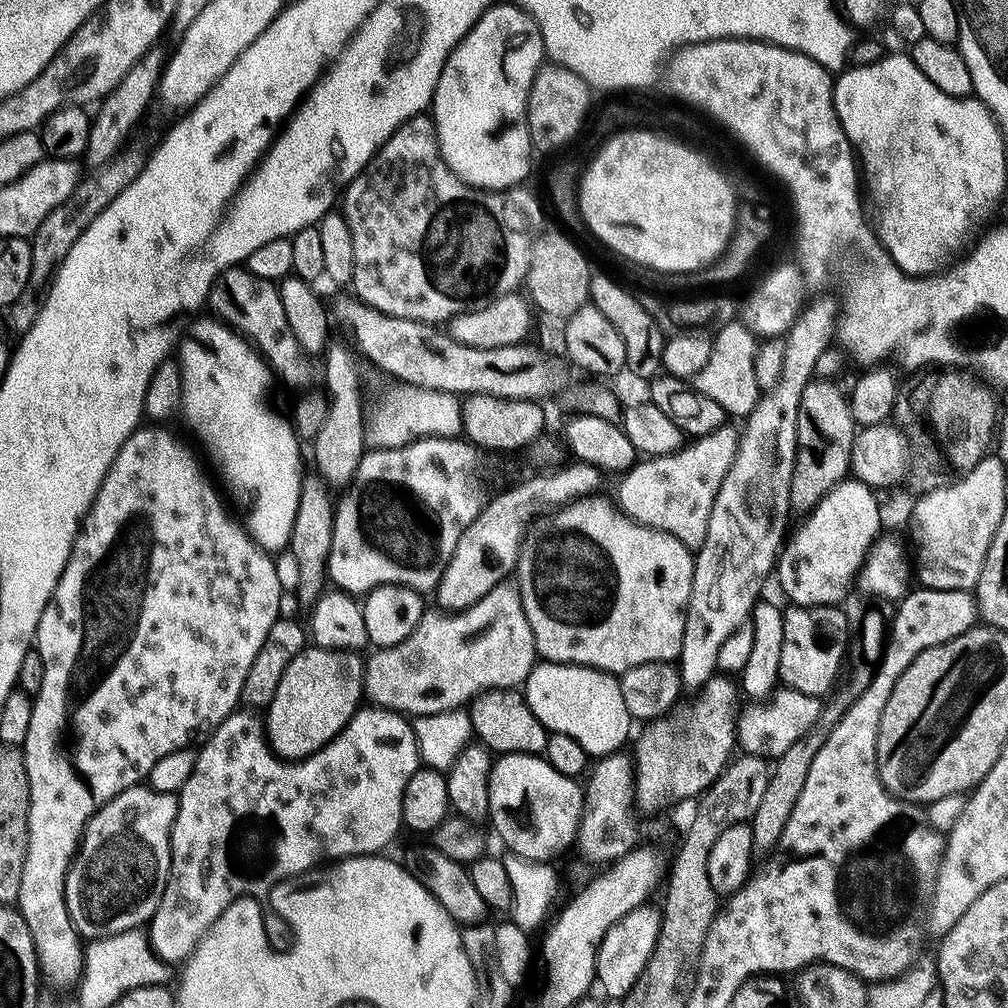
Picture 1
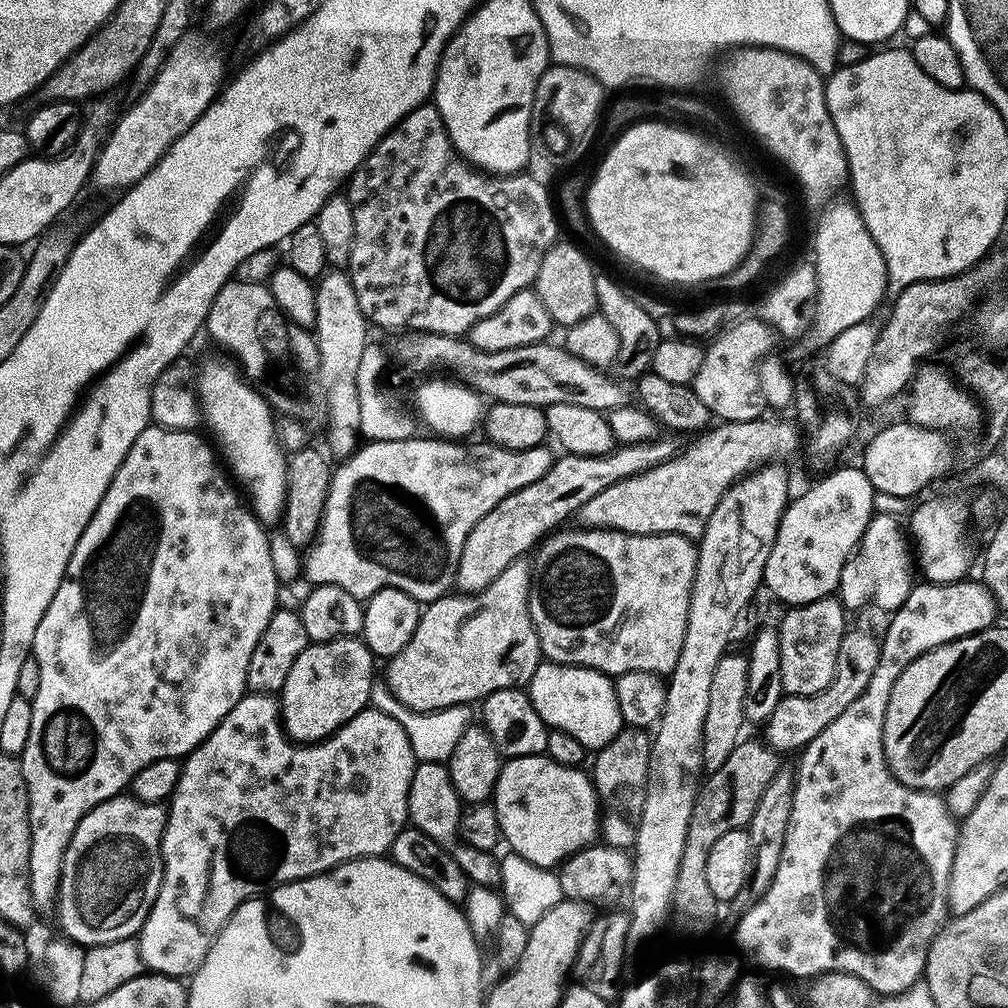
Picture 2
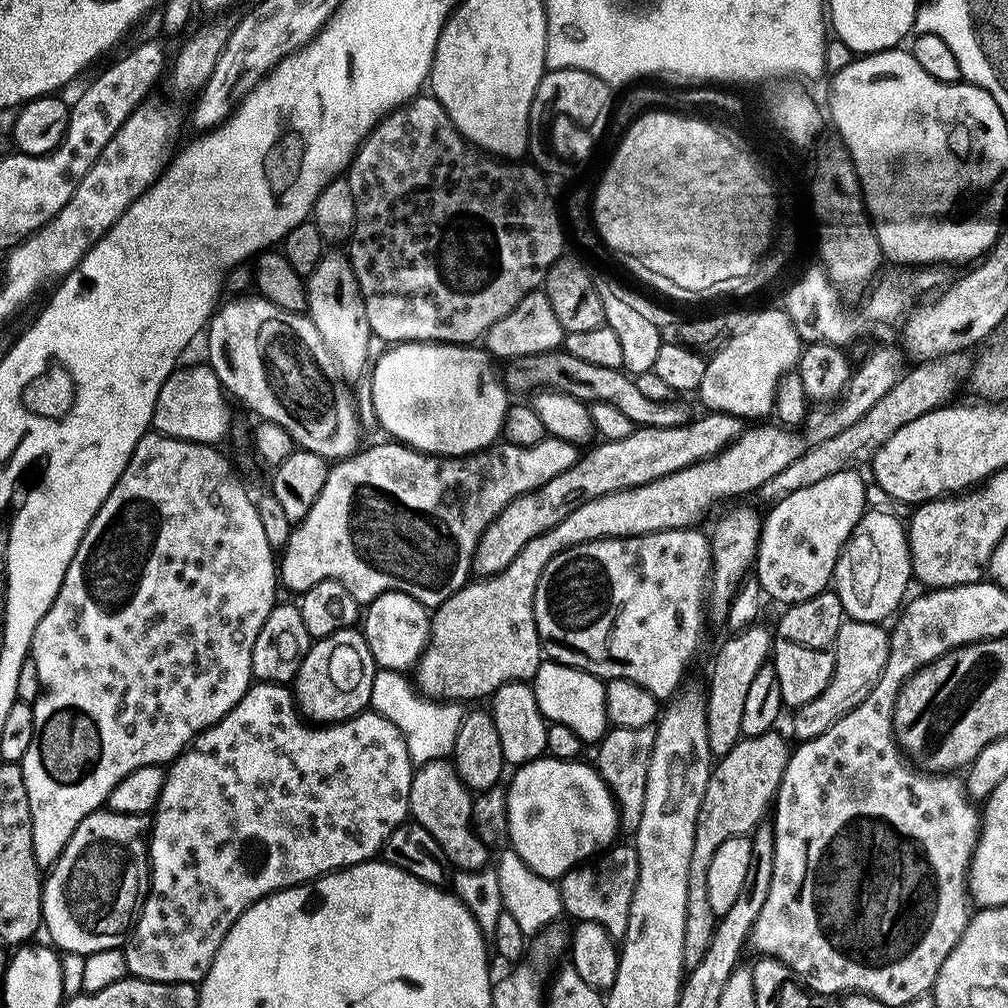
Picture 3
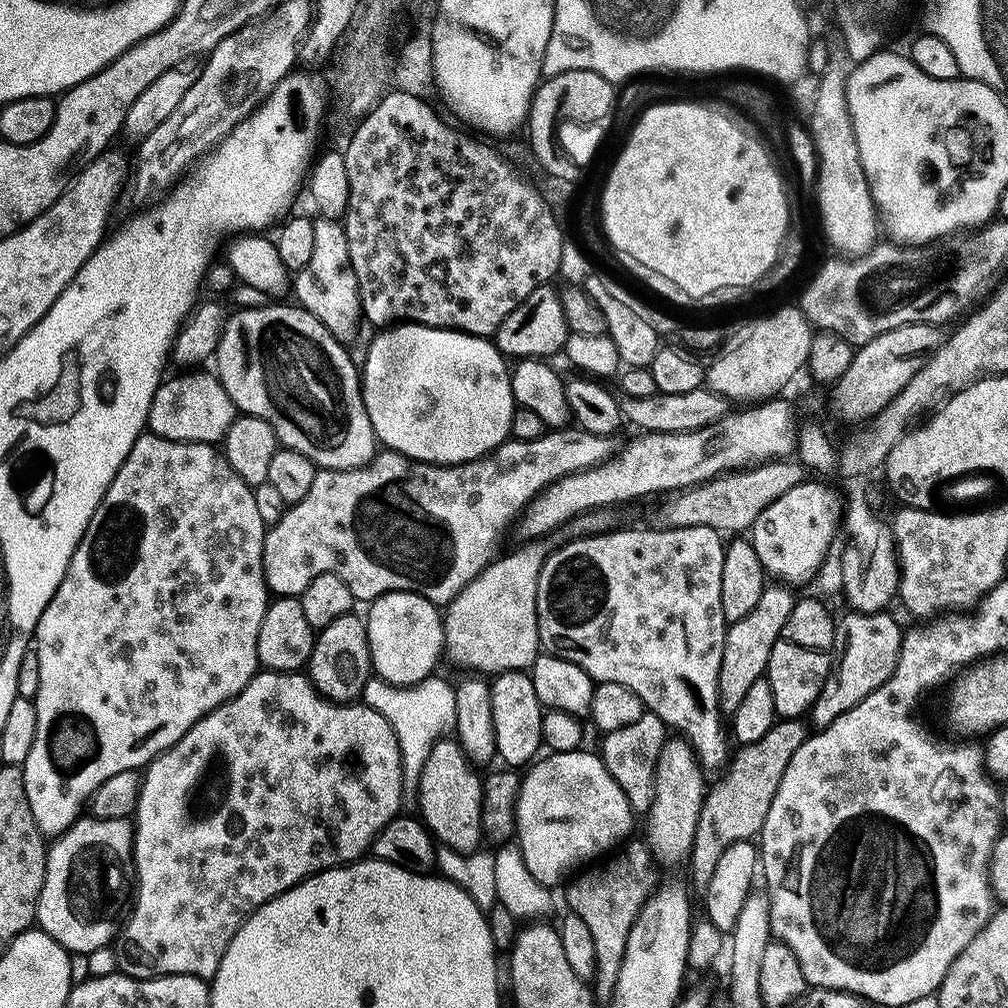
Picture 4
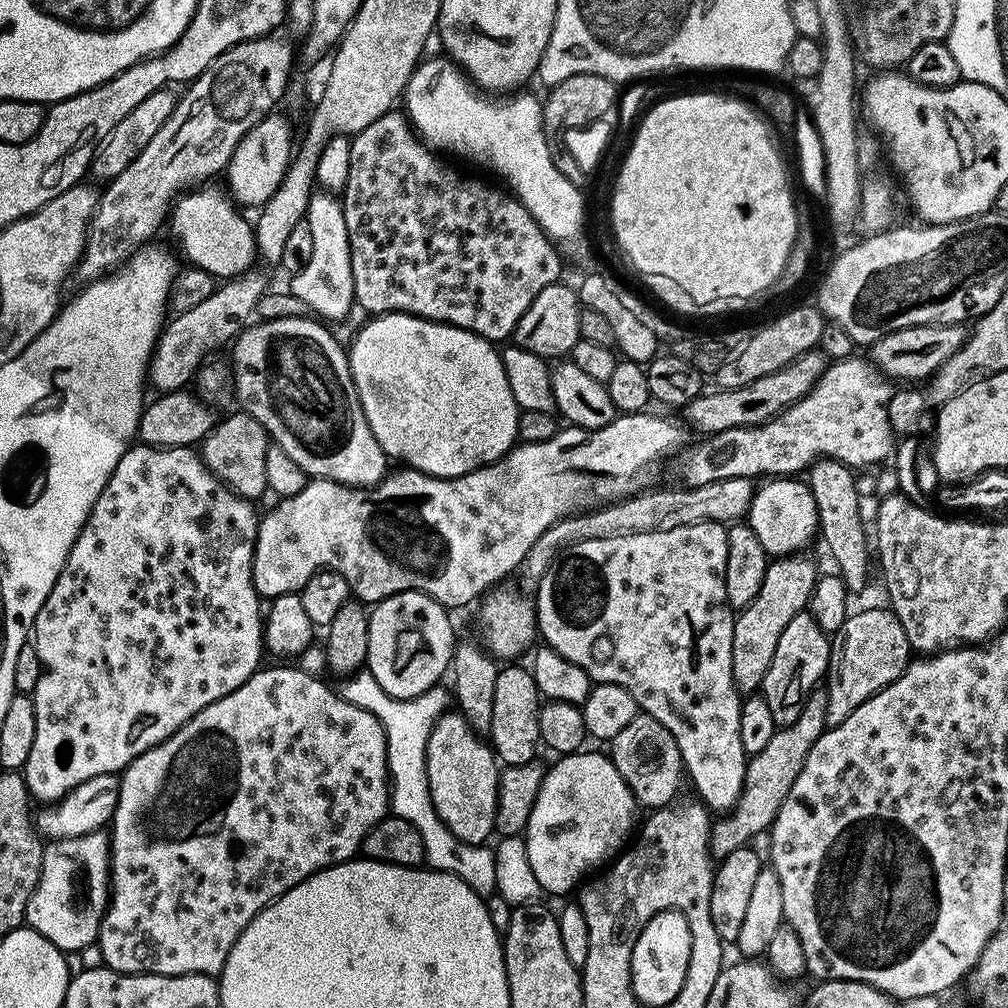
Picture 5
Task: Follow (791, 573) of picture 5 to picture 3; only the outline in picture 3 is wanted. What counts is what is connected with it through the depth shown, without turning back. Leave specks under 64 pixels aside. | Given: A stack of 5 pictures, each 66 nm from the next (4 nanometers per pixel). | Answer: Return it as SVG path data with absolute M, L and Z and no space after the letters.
M757 622L742 632L729 635L724 648L716 652L716 665L712 668L710 690L712 696L706 702L706 712L710 717L708 745L713 757L719 758L727 754L737 741L741 739L742 716L744 703L751 682L760 667L766 664L774 648L774 632L770 627L763 628L763 623Z

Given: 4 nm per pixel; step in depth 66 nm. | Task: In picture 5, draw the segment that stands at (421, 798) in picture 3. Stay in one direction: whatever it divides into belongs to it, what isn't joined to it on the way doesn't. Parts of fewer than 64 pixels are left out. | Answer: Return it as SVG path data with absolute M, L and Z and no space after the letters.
M459 714L450 715L442 715L433 726L425 748L425 774L432 809L463 844L483 845L496 827L501 769L496 768L498 760L493 749L475 736L477 733L469 721Z

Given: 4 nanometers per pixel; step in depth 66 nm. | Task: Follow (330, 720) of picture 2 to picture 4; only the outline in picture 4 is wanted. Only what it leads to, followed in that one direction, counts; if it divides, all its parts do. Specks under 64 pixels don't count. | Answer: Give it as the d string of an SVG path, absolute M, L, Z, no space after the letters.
M349 614L319 629L312 656L306 665L306 675L326 700L337 704L359 701L365 695L365 688L373 675L367 623L361 617L359 620L356 614Z

